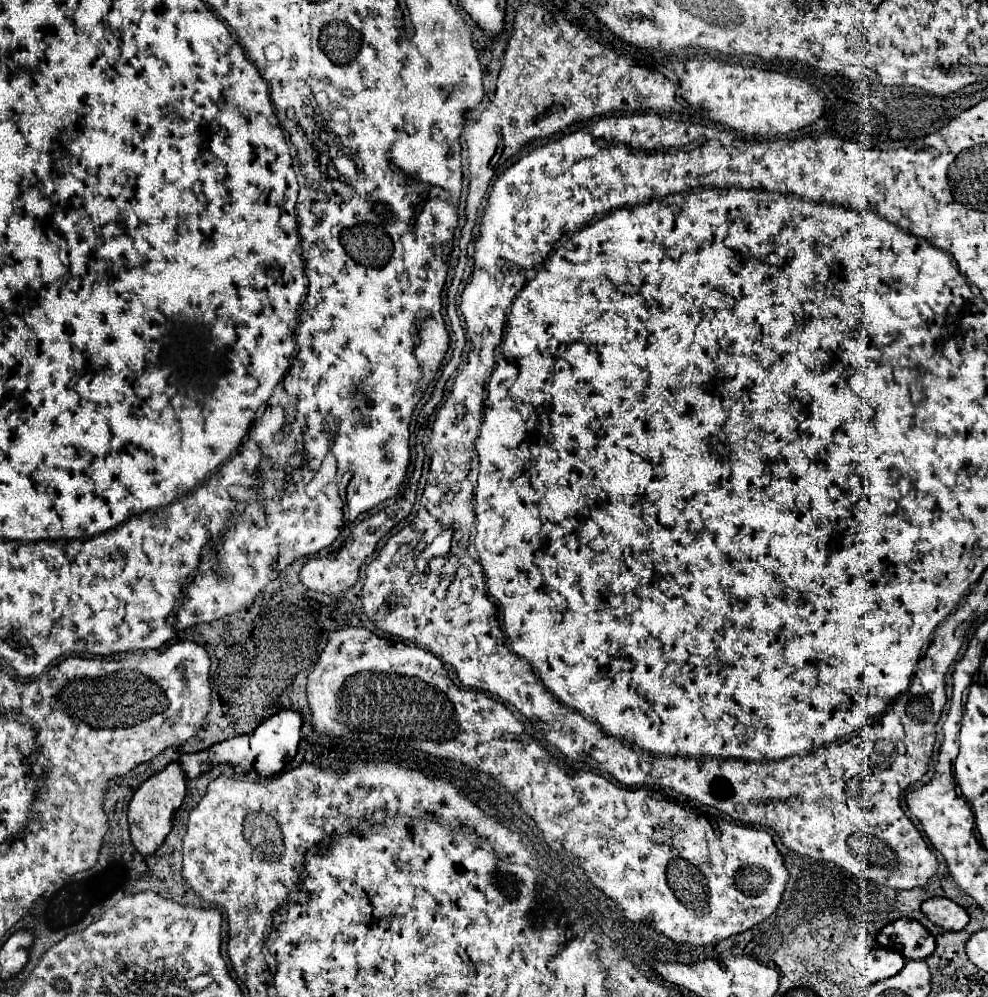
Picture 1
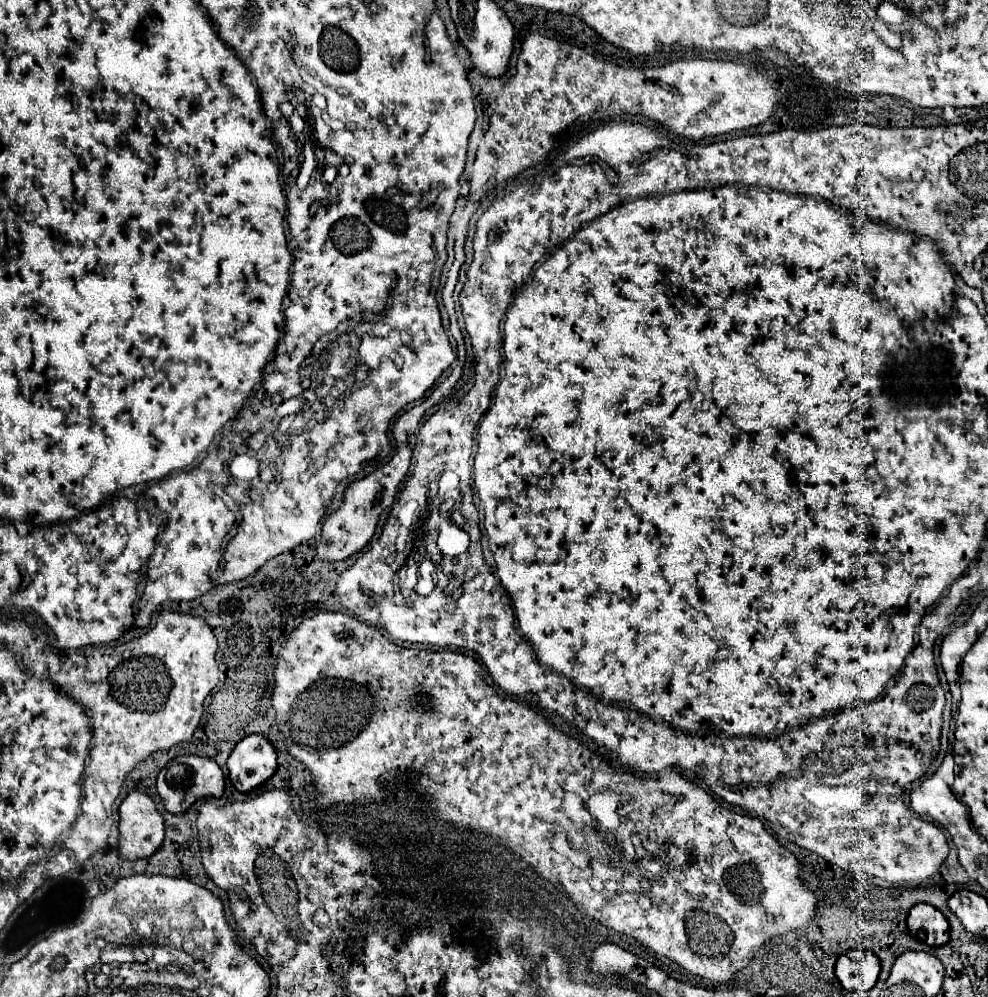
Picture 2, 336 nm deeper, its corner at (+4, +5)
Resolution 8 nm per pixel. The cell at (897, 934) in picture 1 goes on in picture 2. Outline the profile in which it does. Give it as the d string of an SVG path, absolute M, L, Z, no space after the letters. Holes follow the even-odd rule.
M918 903L912 907L910 915L908 915L908 931L910 935L920 941L926 943L930 947L938 947L944 945L948 941L948 921L944 919L944 915L926 903Z

